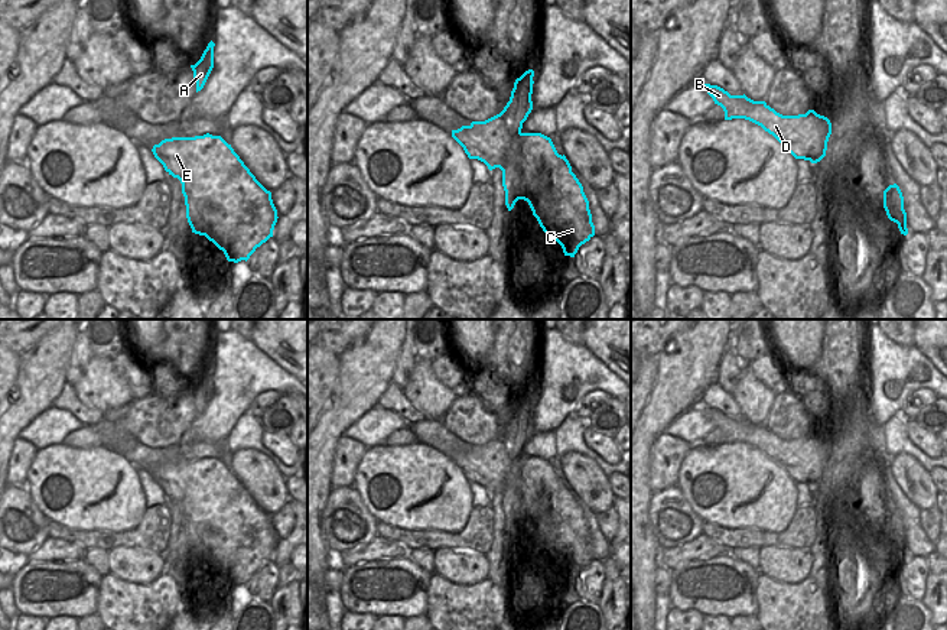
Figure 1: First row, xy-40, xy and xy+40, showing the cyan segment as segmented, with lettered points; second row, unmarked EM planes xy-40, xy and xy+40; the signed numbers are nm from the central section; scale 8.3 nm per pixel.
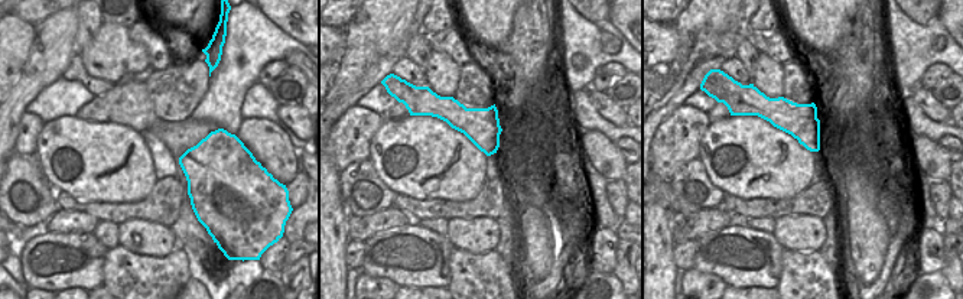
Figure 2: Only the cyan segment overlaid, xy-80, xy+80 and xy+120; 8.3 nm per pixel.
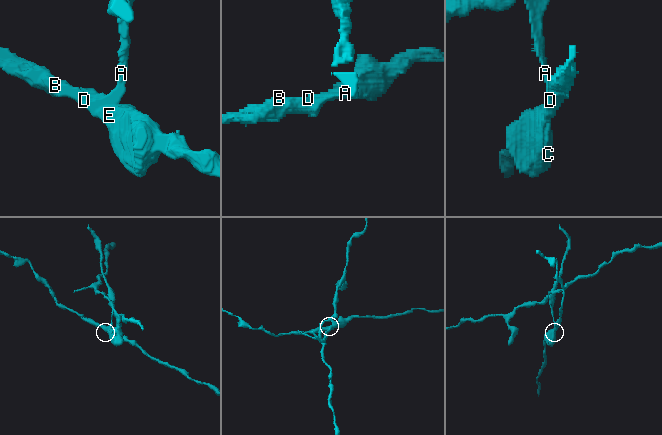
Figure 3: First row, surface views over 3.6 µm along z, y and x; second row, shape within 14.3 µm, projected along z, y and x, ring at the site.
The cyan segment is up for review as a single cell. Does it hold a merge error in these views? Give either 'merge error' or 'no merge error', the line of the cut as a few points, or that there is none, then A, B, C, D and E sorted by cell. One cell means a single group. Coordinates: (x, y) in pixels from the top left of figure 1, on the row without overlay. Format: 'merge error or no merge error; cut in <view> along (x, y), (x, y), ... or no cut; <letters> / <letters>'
merge error; cut in xy along (498, 438), (511, 457), (520, 457); A / B C D E

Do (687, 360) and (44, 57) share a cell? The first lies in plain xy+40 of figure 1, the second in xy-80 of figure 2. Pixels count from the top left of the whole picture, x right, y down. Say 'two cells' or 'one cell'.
one cell

